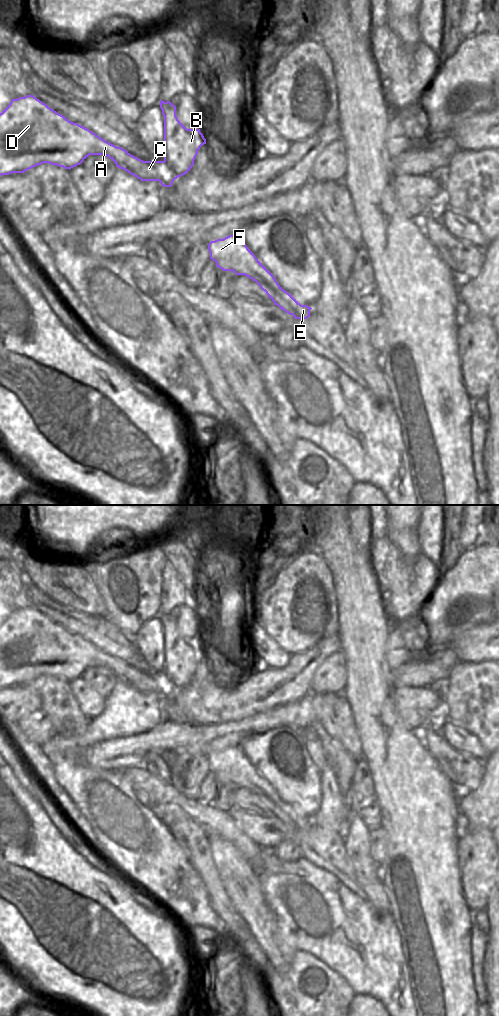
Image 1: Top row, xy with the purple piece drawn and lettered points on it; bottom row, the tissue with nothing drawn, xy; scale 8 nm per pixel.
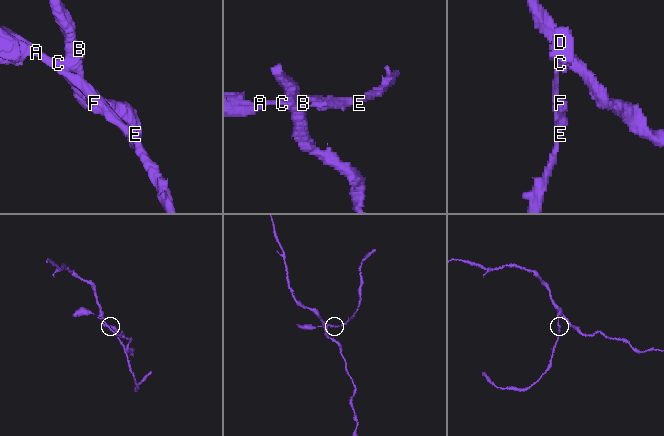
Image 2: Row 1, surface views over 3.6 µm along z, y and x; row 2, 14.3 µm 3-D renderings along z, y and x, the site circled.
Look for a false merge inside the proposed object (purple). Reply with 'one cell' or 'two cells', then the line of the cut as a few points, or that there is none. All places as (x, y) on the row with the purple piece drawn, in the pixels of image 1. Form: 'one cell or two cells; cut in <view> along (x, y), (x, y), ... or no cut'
two cells; cut in xy along (164, 160), (166, 165), (178, 176)

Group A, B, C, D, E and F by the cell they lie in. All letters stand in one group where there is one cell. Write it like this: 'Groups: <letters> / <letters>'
Groups: A C D E F / B

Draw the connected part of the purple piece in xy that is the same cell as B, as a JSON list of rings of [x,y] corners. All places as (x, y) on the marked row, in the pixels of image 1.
[[[160,100],[164,116],[164,161],[172,173],[181,177],[194,165],[198,150],[206,139],[200,129],[187,129],[176,116],[176,106]]]

